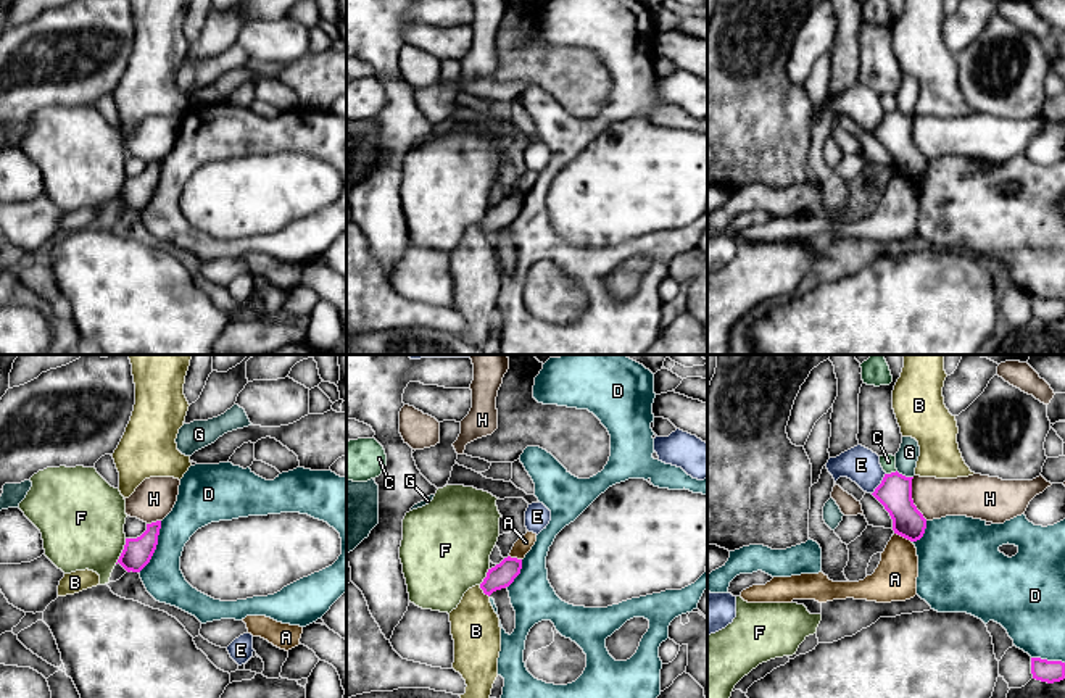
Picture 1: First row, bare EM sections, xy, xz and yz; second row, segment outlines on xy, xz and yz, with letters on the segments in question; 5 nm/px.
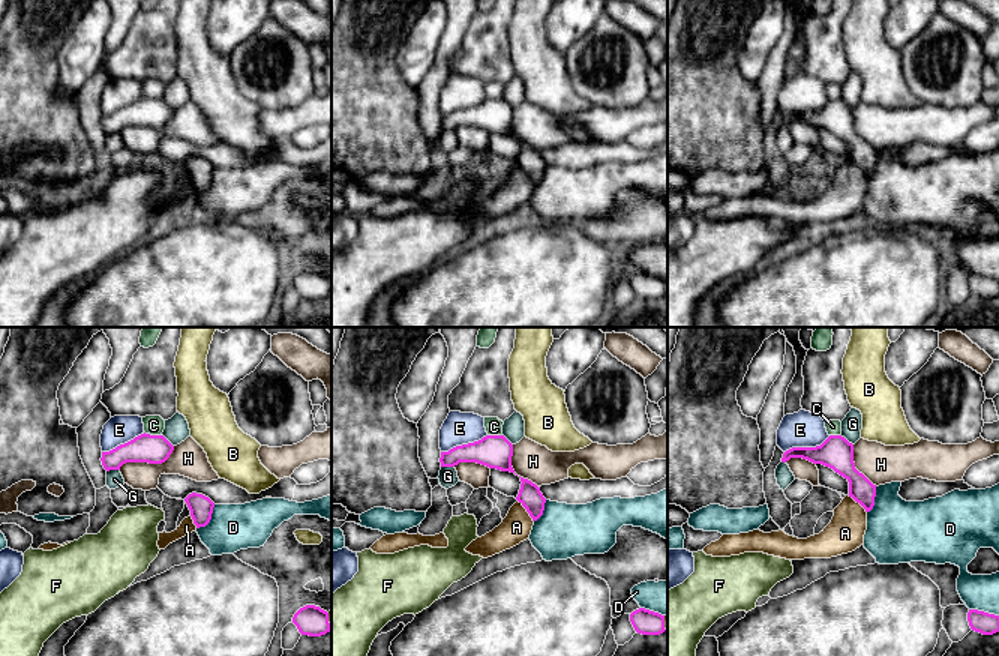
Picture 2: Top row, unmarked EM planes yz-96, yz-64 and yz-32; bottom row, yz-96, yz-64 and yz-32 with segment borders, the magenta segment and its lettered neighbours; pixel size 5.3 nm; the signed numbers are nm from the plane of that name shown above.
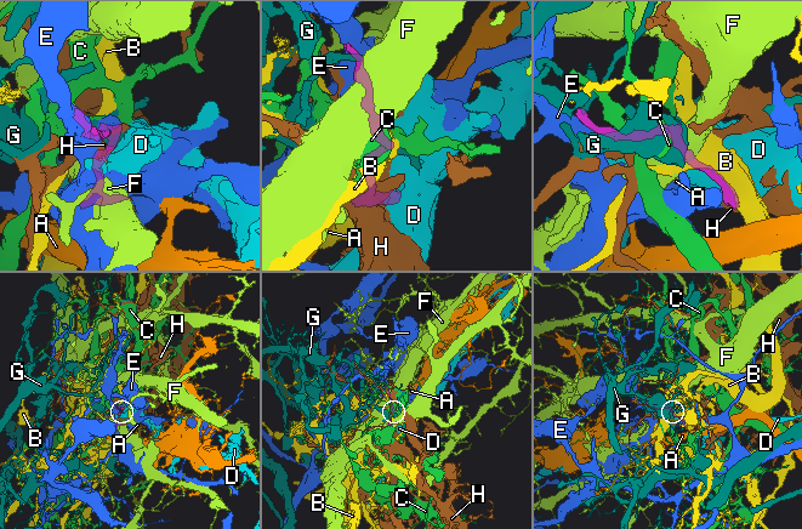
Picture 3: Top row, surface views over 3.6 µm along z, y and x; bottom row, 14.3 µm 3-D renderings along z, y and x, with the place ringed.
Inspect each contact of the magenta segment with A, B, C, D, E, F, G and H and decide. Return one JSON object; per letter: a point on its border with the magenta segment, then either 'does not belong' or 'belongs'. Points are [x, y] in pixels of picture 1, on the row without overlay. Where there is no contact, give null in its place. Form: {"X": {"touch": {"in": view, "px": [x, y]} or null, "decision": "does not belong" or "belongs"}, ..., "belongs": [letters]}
{"A": {"touch": {"in": "yz", "px": [903, 174]}, "decision": "does not belong"}, "B": {"touch": {"in": "xz", "px": [484, 231]}, "decision": "does not belong"}, "C": {"touch": {"in": "yz", "px": [891, 112]}, "decision": "does not belong"}, "D": {"touch": {"in": "xy", "px": [155, 186]}, "decision": "does not belong"}, "E": {"touch": {"in": "yz", "px": [880, 123]}, "decision": "does not belong"}, "F": {"touch": {"in": "xy", "px": [123, 191]}, "decision": "does not belong"}, "G": {"touch": {"in": "yz", "px": [904, 115]}, "decision": "does not belong"}, "H": {"touch": {"in": "yz", "px": [911, 137]}, "decision": "does not belong"}, "belongs": []}

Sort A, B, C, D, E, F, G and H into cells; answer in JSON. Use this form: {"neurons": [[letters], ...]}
{"neurons": [["A"], ["B"], ["C"], ["D"], ["E"], ["F"], ["G"], ["H"]]}

